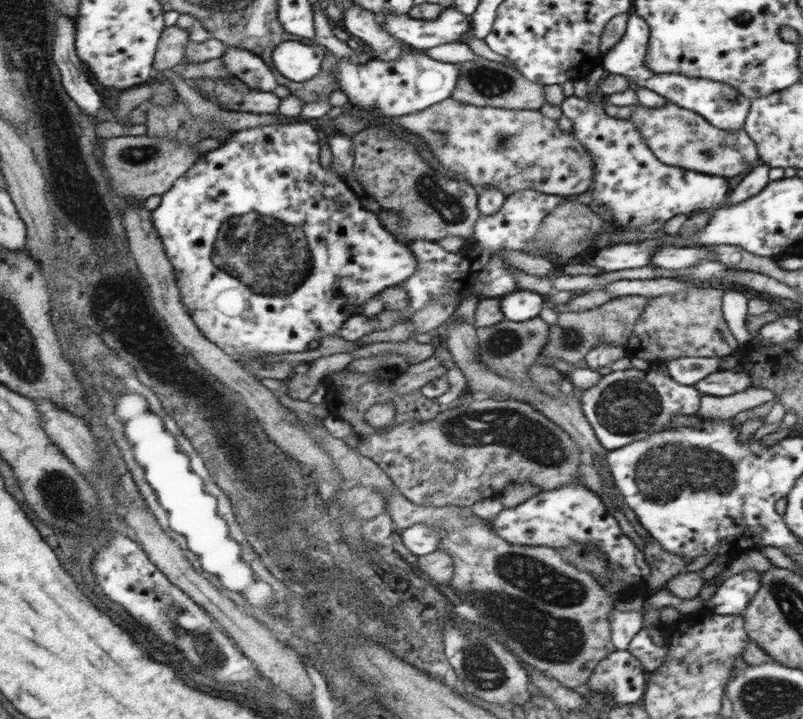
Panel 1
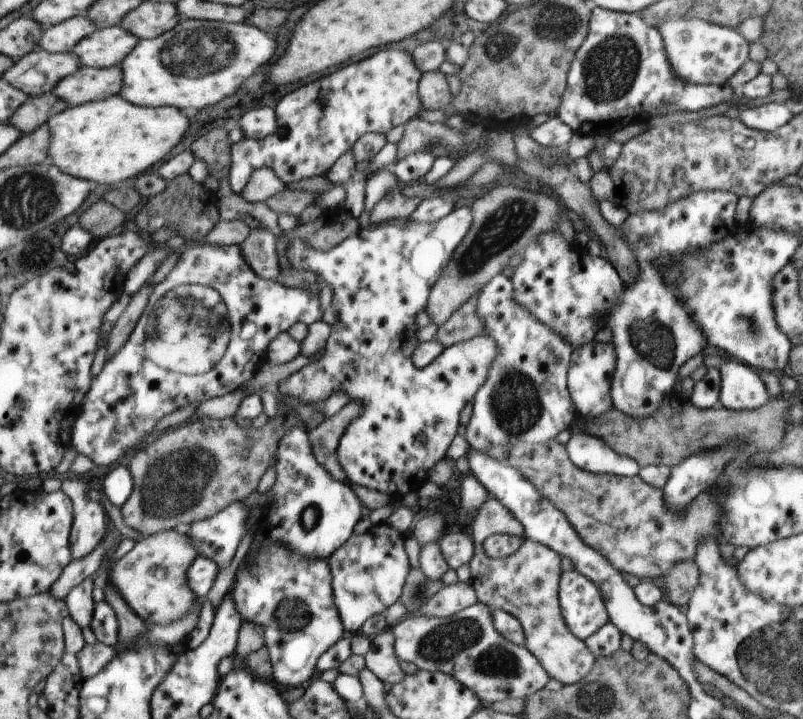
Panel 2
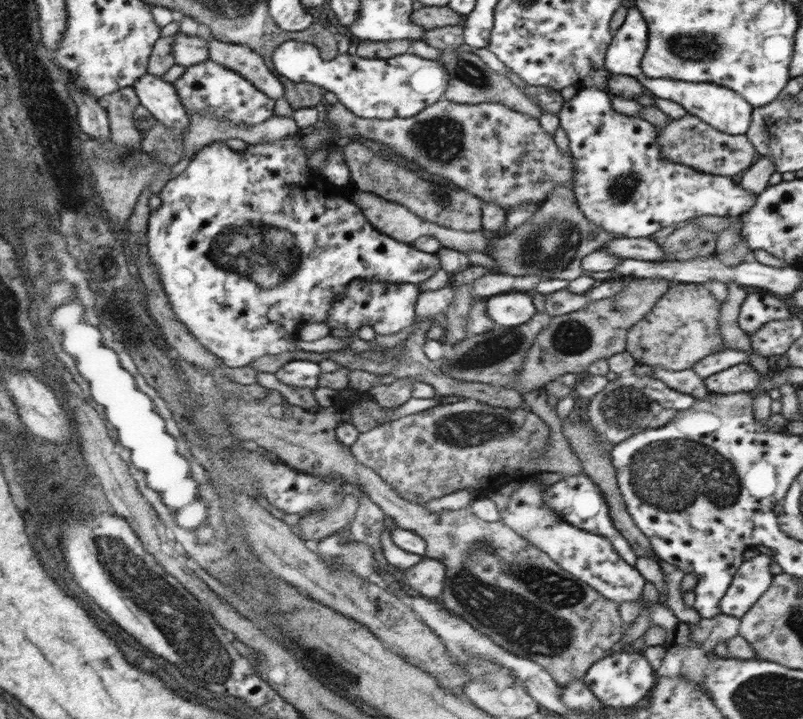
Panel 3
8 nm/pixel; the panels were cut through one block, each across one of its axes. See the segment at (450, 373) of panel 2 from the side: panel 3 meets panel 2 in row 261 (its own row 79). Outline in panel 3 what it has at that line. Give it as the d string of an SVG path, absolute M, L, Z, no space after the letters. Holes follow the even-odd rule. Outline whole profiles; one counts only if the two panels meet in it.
M289 40L280 44L273 52L275 72L288 80L309 82L320 85L326 91L334 92L338 100L356 116L365 119L388 120L393 118L408 118L416 116L424 108L444 98L448 88L448 71L444 69L440 60L428 60L415 54L400 54L387 59L365 58L345 53L336 58L326 60L320 56L320 49L307 42Z

